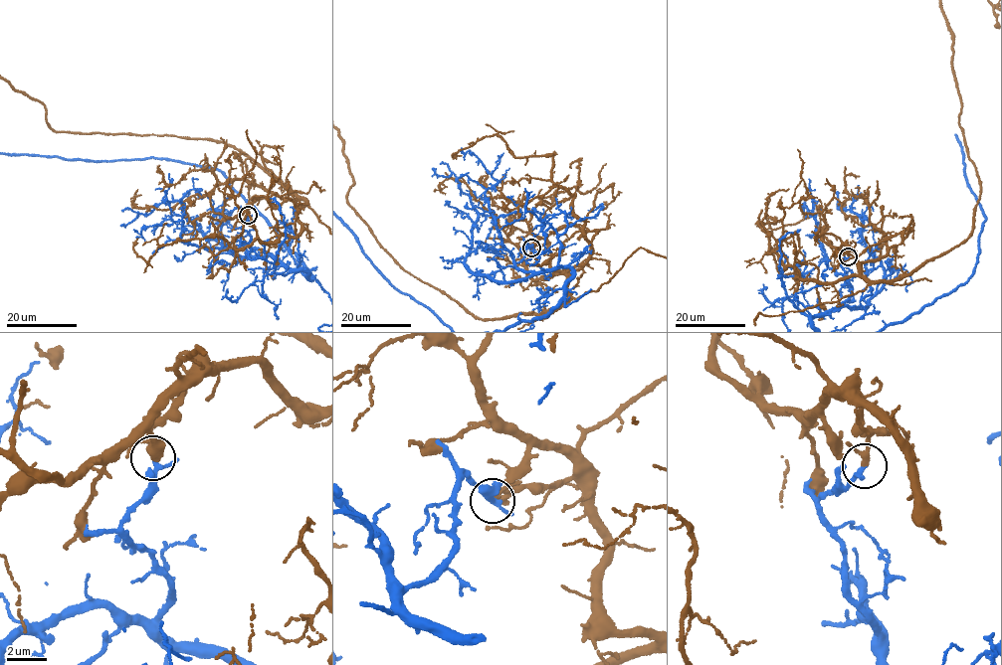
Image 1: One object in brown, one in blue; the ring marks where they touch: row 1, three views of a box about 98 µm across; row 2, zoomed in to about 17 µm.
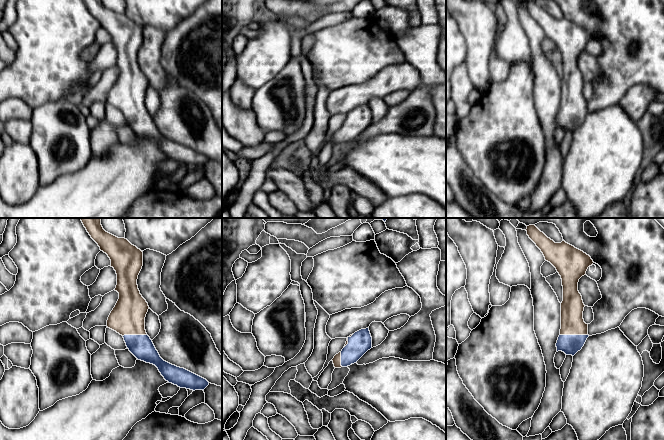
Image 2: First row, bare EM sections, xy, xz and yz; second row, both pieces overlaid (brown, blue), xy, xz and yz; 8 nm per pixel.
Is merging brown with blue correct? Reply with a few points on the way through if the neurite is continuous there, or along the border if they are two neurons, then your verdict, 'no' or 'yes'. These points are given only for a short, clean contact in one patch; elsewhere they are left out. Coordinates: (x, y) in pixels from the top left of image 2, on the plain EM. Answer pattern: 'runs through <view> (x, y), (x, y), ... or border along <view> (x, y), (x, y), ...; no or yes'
no

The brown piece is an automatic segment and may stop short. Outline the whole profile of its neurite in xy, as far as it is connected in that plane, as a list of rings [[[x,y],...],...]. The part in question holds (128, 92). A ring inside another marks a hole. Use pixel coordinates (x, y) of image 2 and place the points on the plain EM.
[[[83,0],[91,14],[98,20],[100,26],[108,31],[111,36],[111,43],[117,50],[117,61],[115,67],[119,69],[119,75],[111,87],[107,103],[120,111],[146,111],[145,93],[149,82],[140,70],[137,61],[138,51],[143,42],[143,28],[132,21],[125,14],[118,14],[106,8],[101,0]]]

